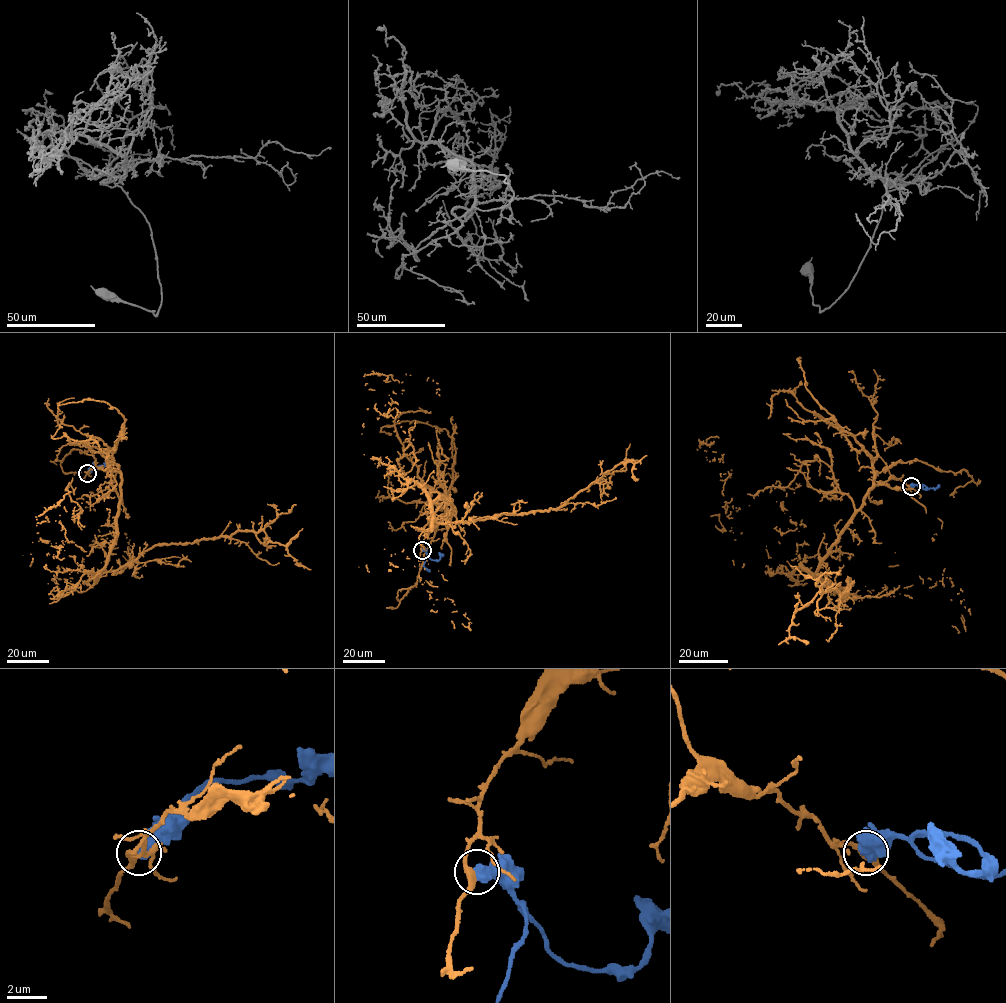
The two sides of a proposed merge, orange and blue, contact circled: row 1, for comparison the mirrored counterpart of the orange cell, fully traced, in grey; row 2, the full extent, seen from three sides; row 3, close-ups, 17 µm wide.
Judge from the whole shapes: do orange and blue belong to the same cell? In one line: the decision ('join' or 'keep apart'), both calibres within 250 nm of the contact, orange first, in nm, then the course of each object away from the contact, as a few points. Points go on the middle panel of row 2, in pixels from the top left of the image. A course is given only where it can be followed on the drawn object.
keep apart; 360 nm thick on the orange side, 600 nm on the other; orange runs (421, 550), (454, 514), (451, 500), (432, 500), (364, 454), (361, 434), (410, 375), (438, 394); blue runs (422, 550), (427, 555), (423, 567), (430, 570)

